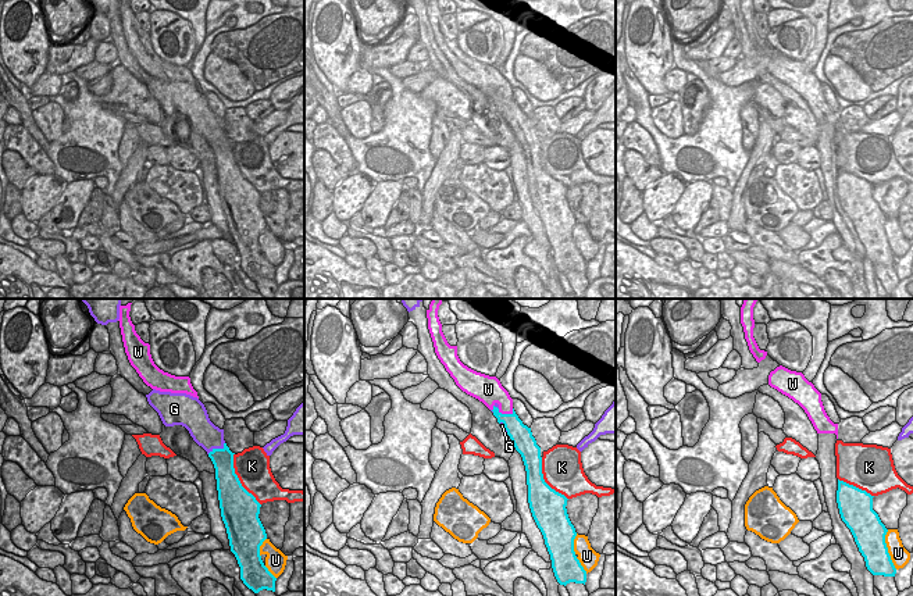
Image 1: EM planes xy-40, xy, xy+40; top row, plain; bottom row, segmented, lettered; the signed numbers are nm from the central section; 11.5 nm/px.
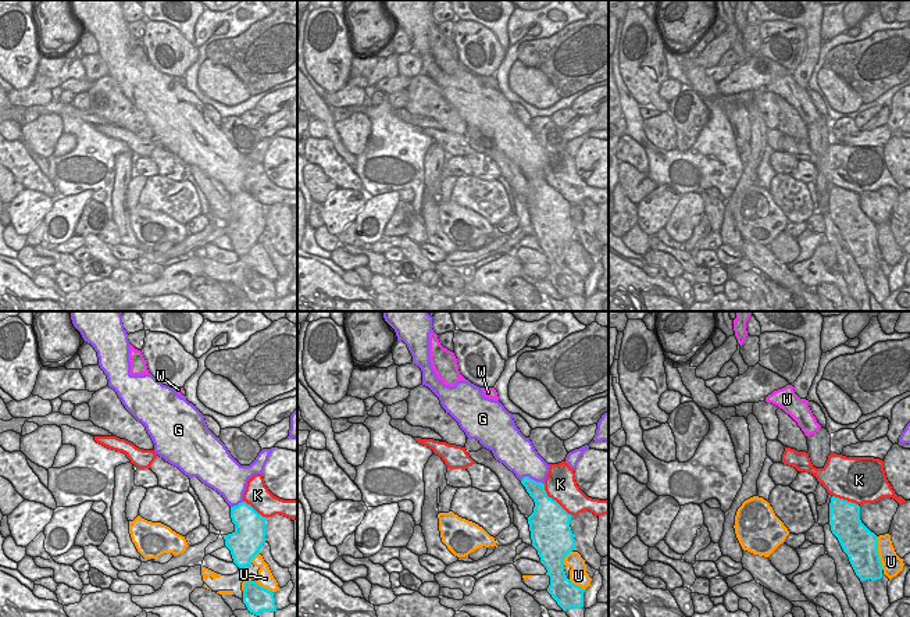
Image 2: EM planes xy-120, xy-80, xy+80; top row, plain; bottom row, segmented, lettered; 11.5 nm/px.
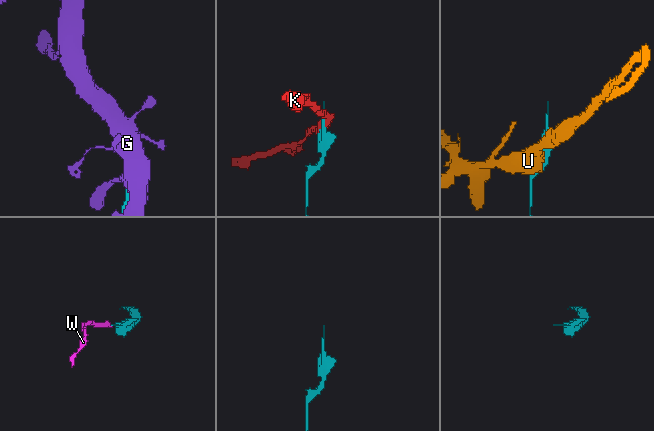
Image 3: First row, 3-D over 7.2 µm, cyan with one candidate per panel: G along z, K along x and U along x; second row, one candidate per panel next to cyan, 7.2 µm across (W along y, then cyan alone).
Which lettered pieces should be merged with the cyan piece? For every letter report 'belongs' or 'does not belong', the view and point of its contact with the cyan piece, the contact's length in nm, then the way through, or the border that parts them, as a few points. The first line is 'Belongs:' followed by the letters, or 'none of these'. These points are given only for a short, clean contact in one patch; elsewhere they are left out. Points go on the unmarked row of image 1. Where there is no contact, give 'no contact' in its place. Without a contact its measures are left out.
Belongs: W
G: does not belong; meets cyan in xy-40 at (217, 138); contact 240 nm long
K: does not belong; meets cyan in xy-40 at (238, 168); contact 700 nm long
U: does not belong; meets cyan in xy+40 at (887, 238); contact 480 nm long
W: belongs; meets cyan in xy at (506, 103); contact 200 nm long; runs through xy (516, 118), (506, 103), (505, 89), (499, 84)

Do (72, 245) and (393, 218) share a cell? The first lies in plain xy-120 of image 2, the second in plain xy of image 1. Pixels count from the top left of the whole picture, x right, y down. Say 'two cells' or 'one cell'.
two cells

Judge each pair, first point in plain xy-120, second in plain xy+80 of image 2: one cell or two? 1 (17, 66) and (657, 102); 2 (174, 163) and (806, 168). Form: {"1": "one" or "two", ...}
{"1": "one", "2": "one"}

